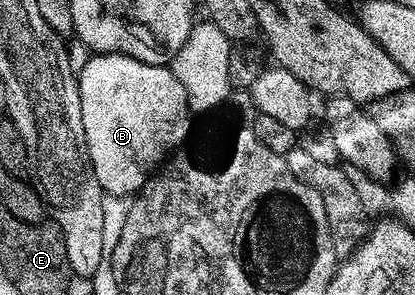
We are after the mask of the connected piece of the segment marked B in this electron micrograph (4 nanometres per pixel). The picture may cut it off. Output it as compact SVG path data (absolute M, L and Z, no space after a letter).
M101 52L88 57L83 69L78 69L77 79L81 94L81 122L85 126L85 142L91 164L95 167L97 182L104 193L127 198L138 193L147 183L153 169L176 143L174 140L179 132L179 123L183 120L183 108L185 112L188 105L187 95L170 67L163 64L146 64L120 52Z

